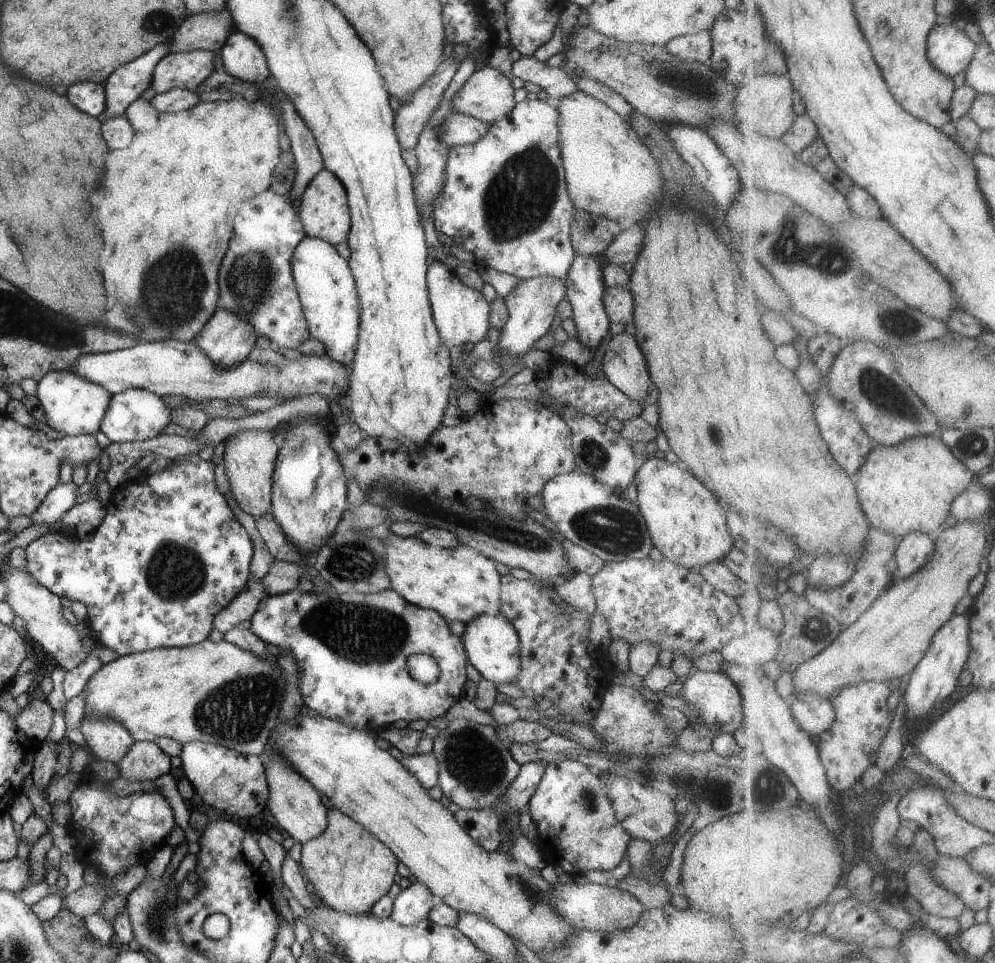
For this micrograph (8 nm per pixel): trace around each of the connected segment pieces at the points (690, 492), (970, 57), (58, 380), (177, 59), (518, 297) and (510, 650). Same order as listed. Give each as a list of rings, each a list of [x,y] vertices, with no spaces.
[[[650,457],[637,470],[634,484],[637,488],[636,503],[645,518],[652,544],[662,552],[664,559],[679,567],[699,572],[703,566],[720,563],[734,547],[727,518],[715,494],[683,466],[669,463],[663,458]]]
[[[936,25],[929,36],[929,57],[938,70],[952,78],[960,72],[966,73],[969,66],[975,61],[978,44],[956,27],[951,25]]]
[[[50,371],[39,381],[36,397],[45,412],[48,424],[54,430],[64,432],[67,437],[96,435],[101,430],[112,395],[106,388],[89,381],[74,371]]]
[[[193,50],[164,55],[153,70],[151,87],[157,93],[183,88],[196,91],[214,69],[214,52]]]
[[[537,276],[521,280],[506,296],[505,305],[508,309],[508,320],[500,330],[498,348],[504,355],[524,356],[532,344],[542,338],[551,327],[552,321],[558,317],[557,306],[566,298],[567,286],[564,279]]]
[[[482,613],[471,618],[465,624],[461,639],[468,662],[484,679],[496,684],[505,684],[511,683],[517,677],[521,667],[518,633],[502,613],[495,615]]]

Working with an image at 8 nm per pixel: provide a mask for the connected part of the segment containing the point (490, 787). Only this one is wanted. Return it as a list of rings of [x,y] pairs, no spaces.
[[[454,719],[448,728],[442,729],[439,736],[433,739],[432,752],[439,764],[439,782],[437,785],[444,794],[444,801],[458,804],[461,809],[494,810],[497,802],[504,798],[507,788],[518,776],[521,766],[510,754],[508,745],[500,742],[496,728],[490,725],[481,725],[470,719]]]

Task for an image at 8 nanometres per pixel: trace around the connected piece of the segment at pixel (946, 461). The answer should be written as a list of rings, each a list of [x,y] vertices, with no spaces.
[[[932,435],[909,439],[896,446],[876,444],[856,480],[872,526],[897,537],[913,532],[932,536],[938,528],[946,526],[954,502],[974,482],[974,474],[942,437]]]

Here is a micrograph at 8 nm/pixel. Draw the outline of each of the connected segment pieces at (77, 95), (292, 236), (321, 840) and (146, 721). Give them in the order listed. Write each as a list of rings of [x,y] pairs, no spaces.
[[[94,81],[72,84],[68,88],[68,100],[78,110],[96,118],[102,116],[107,103],[103,84]]]
[[[268,189],[239,206],[234,236],[218,273],[219,307],[234,311],[253,324],[257,336],[268,336],[272,348],[296,349],[309,338],[309,328],[292,276],[291,260],[305,232],[296,208],[286,195]]]
[[[333,806],[327,809],[327,825],[322,834],[302,843],[298,863],[318,902],[349,915],[359,915],[370,913],[372,906],[390,890],[398,861],[369,830]]]
[[[209,639],[189,647],[159,648],[151,651],[142,651],[123,655],[121,658],[103,664],[88,679],[85,688],[85,716],[111,718],[126,727],[132,738],[136,741],[148,741],[152,743],[157,738],[167,738],[178,742],[189,743],[190,741],[202,741],[214,743],[229,749],[237,750],[243,755],[262,755],[267,742],[271,738],[271,732],[279,724],[279,712],[281,709],[282,695],[285,693],[285,684],[281,675],[281,669],[277,662],[265,661],[251,652],[242,650],[236,645],[222,640],[214,643]]]

